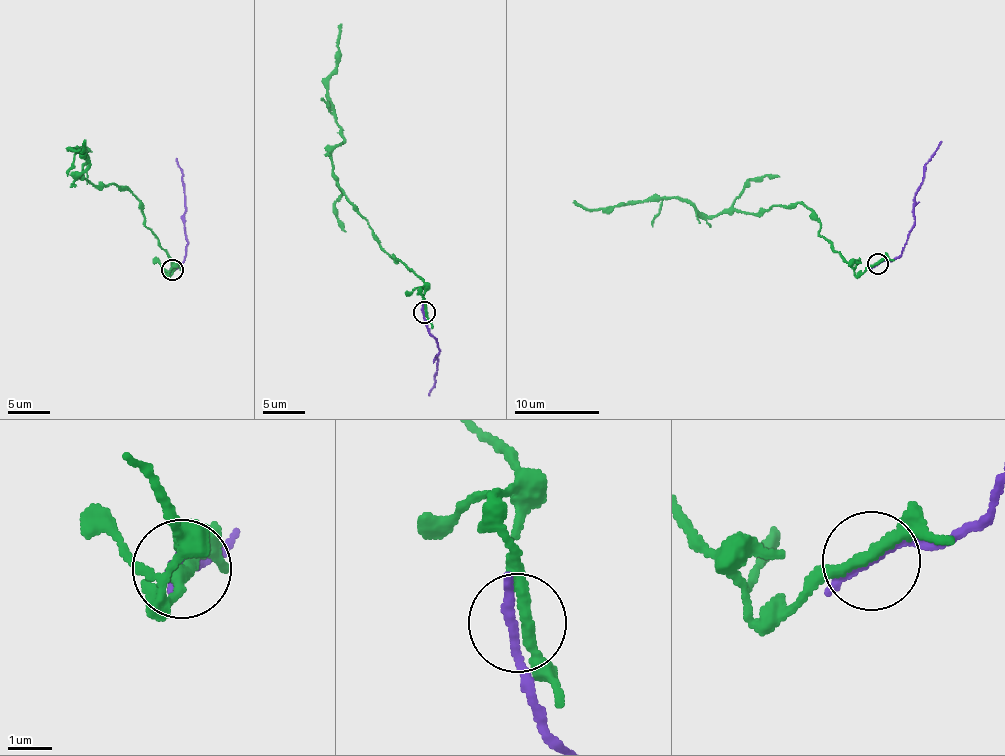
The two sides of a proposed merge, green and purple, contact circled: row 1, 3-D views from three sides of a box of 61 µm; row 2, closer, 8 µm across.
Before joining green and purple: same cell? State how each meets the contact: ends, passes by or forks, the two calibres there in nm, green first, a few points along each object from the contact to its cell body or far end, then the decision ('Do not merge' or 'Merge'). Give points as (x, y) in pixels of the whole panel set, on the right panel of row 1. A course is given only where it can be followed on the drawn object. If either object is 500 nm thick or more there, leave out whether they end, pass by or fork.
At the ring green passes by. At the ring purple ends. Thickness 240 nm (green) against 280 nm. Course of green: (877, 263), (856, 272), (802, 204), (705, 215), (673, 197), (597, 210), (573, 201). Course of purple: (877, 263), (896, 258), (905, 247), (913, 225), (913, 196), (922, 182), (924, 165), (941, 141). Do not merge

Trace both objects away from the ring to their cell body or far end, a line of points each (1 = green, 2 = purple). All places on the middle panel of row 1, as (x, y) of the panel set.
1: (426, 311), (423, 281), (382, 248), (333, 173), (331, 152), (344, 138), (327, 77), (335, 67), (342, 24)
2: (423, 311), (428, 331), (436, 341), (439, 353), (429, 395)

